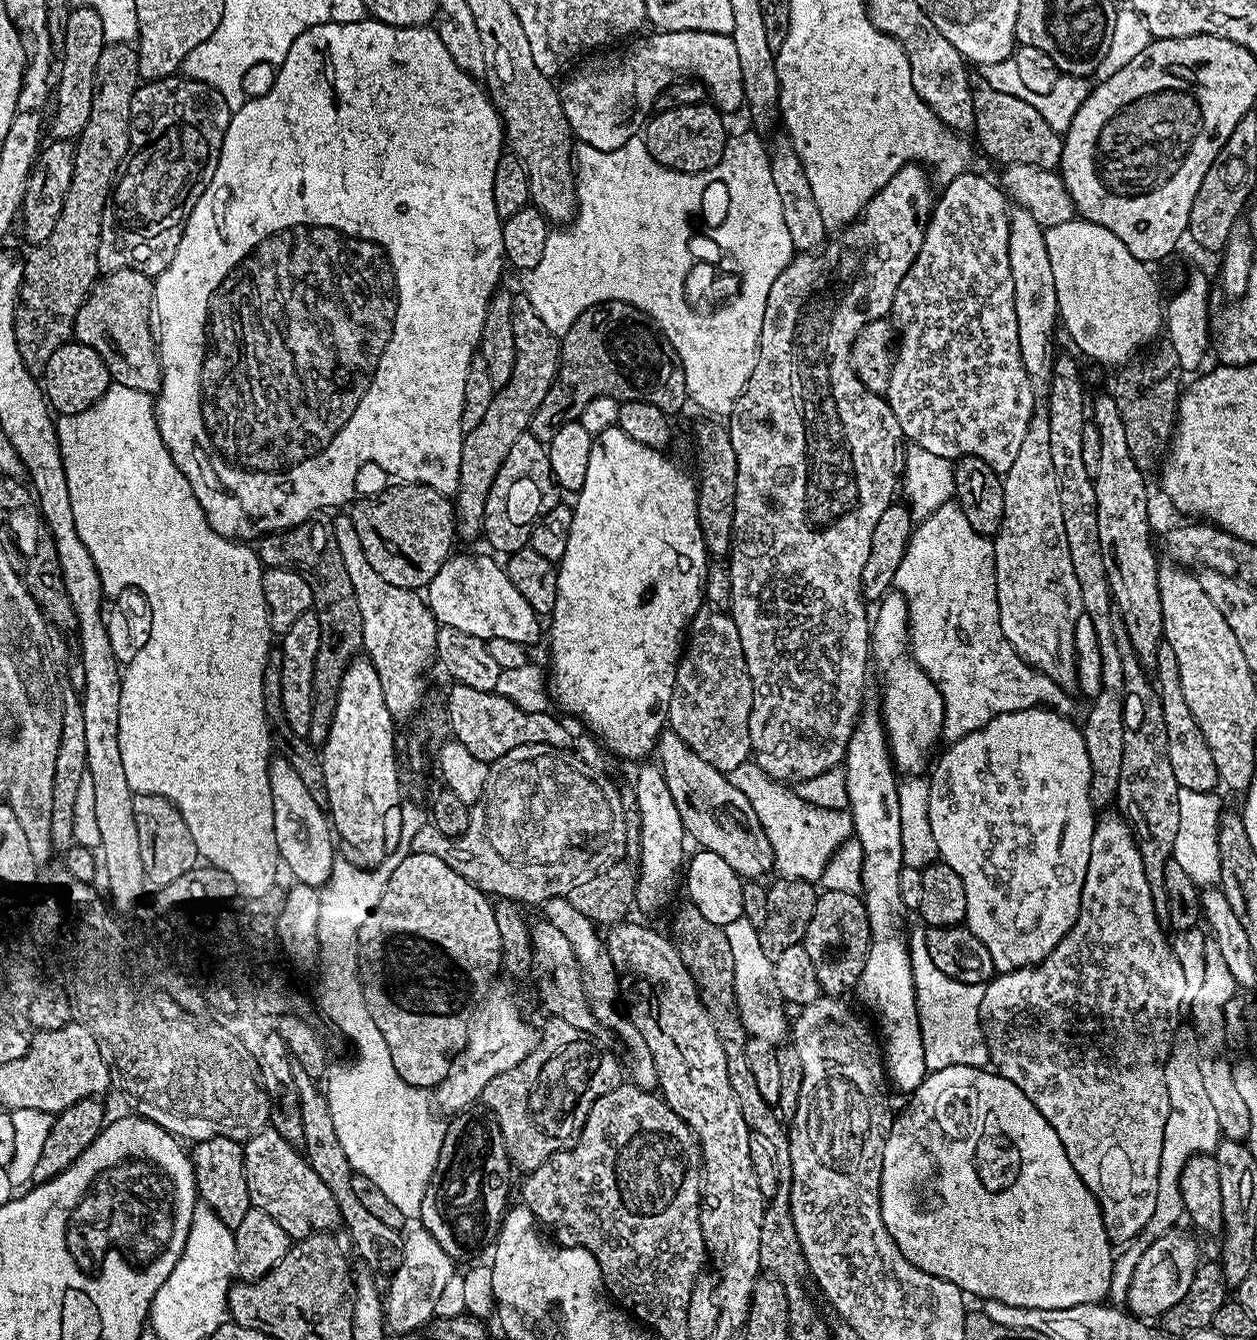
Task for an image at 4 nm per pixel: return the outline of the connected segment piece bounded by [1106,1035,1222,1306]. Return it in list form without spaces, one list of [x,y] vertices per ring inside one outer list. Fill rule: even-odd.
[[[1181,1035],[1171,1055],[1168,1056],[1168,1089],[1170,1090],[1170,1114],[1166,1118],[1166,1130],[1162,1142],[1162,1162],[1158,1170],[1158,1194],[1154,1198],[1154,1214],[1150,1214],[1150,1220],[1146,1222],[1140,1235],[1135,1240],[1129,1240],[1115,1253],[1110,1274],[1110,1288],[1106,1297],[1107,1303],[1112,1306],[1126,1305],[1127,1290],[1130,1288],[1134,1268],[1148,1244],[1181,1223],[1185,1215],[1180,1189],[1182,1166],[1186,1166],[1186,1162],[1192,1156],[1211,1153],[1222,1139],[1218,1126],[1218,1113],[1214,1111],[1214,1102],[1210,1099],[1206,1056],[1204,1060],[1204,1052],[1200,1049],[1199,1042],[1191,1040],[1188,1036]]]

